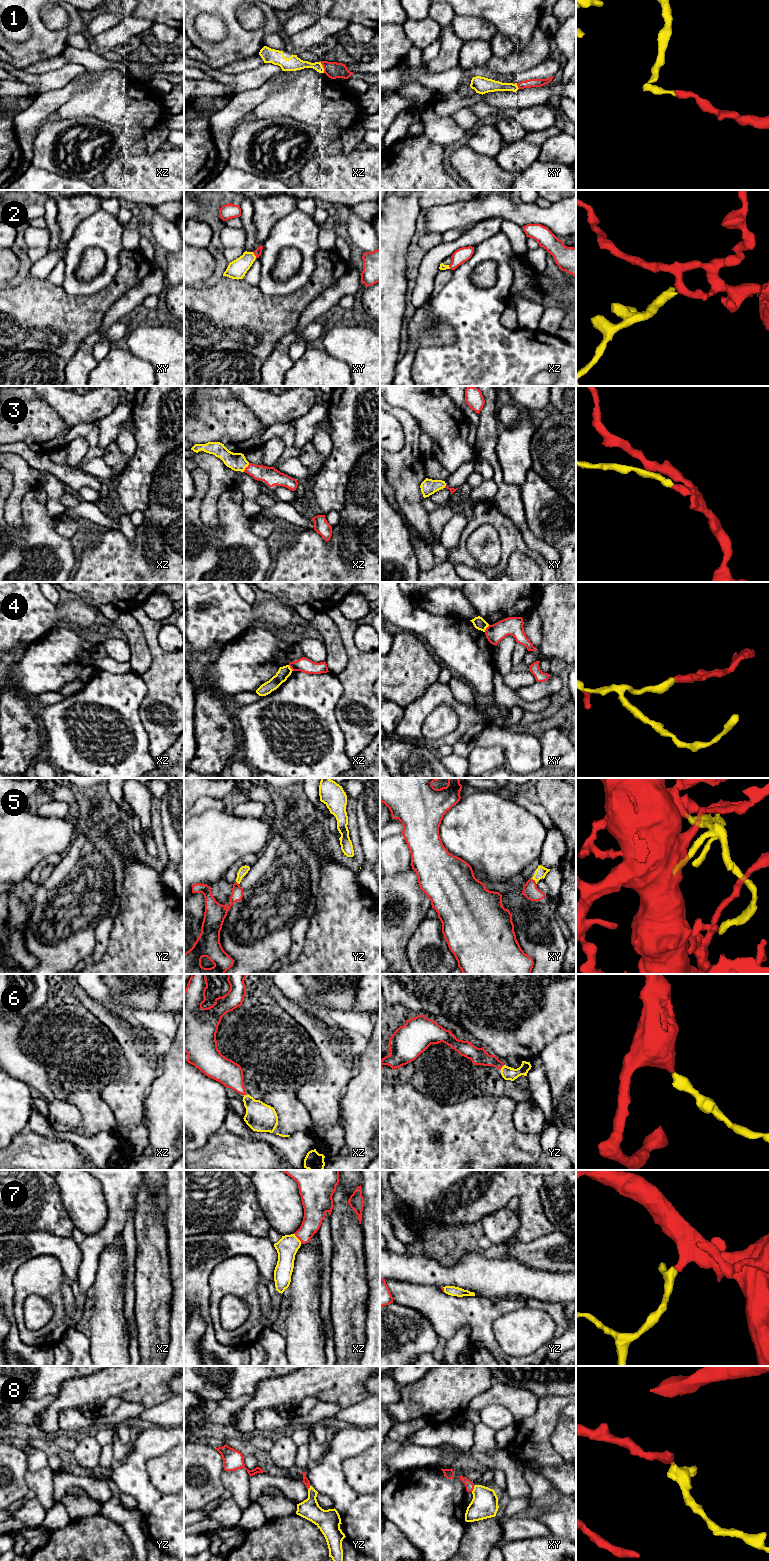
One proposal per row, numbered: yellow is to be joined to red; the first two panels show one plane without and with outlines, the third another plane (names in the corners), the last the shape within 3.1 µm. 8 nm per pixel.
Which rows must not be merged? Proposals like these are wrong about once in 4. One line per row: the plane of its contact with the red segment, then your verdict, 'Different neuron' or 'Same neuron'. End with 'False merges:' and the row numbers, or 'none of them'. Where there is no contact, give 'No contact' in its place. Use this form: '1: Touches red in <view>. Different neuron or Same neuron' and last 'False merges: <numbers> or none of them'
1: Touches red in xz. Different neuron
2: Touches red in xy. Same neuron
3: Touches red in xz. Same neuron
4: Touches red in xy. Different neuron
5: Touches red in xy. Same neuron
6: Touches red in yz. Same neuron
7: Touches red in xz. Same neuron
8: Touches red in xy. Same neuron
False merges: 1, 4

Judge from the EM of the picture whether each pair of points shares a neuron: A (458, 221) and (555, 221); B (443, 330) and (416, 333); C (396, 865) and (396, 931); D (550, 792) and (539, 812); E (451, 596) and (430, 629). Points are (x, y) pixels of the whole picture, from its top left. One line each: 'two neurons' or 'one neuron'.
A: one neuron
B: one neuron
C: two neurons
D: two neurons
E: two neurons

